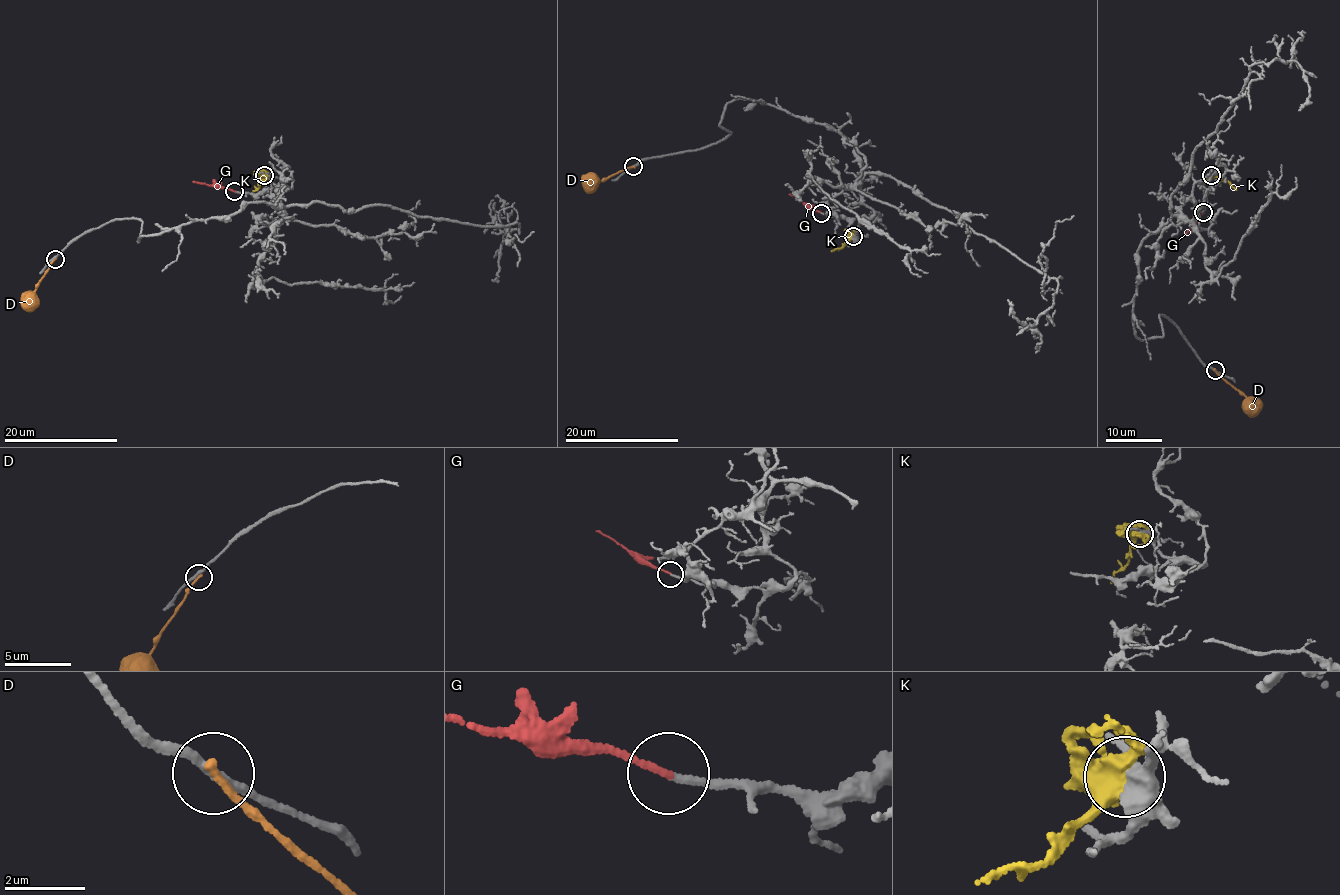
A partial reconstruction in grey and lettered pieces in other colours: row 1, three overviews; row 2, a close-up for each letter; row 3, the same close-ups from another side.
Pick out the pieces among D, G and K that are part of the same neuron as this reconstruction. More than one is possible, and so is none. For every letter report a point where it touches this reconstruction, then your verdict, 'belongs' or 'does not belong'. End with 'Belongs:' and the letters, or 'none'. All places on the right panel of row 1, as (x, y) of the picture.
D: (1215, 370) | does not belong
G: (1203, 212) | belongs
K: (1211, 175) | does not belong
Belongs: G

